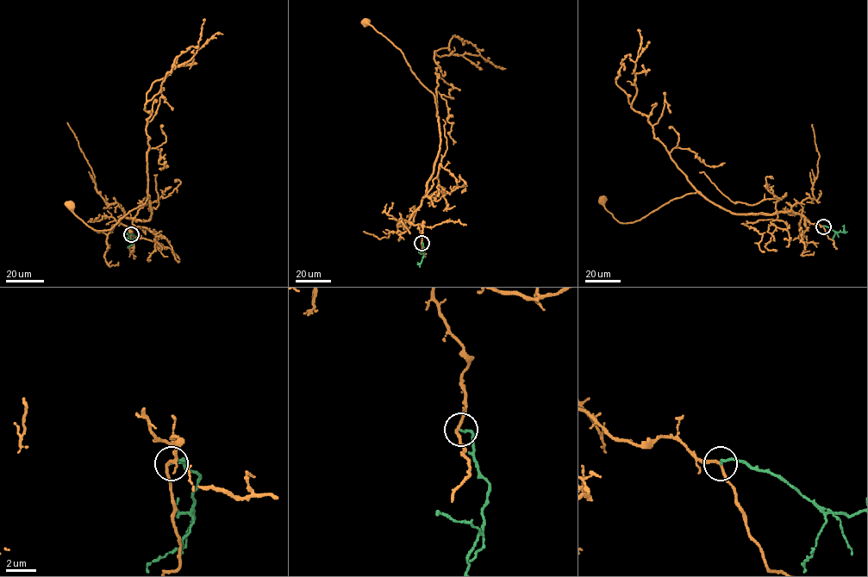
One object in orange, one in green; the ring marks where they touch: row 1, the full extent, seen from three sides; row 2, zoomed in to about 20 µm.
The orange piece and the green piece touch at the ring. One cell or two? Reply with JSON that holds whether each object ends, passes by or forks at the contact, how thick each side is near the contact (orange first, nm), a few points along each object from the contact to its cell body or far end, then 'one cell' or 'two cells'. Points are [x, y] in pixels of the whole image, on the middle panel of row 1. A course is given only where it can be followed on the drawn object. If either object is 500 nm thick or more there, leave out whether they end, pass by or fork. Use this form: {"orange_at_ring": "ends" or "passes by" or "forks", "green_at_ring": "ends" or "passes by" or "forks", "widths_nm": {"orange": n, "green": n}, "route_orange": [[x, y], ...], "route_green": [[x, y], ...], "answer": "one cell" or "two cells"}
{"orange_at_ring": "passes by", "green_at_ring": "ends", "widths_nm": {"orange": 180, "green": 150}, "route_orange": [[421, 243], [418, 226], [409, 220], [425, 195], [439, 149], [434, 95], [412, 71], [402, 52], [365, 21]], "route_green": [[421, 243], [425, 250], [421, 263], [418, 263]], "answer": "two cells"}

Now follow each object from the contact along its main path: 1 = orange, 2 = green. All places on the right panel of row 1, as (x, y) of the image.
1: (823, 226), (792, 211), (736, 214), (697, 192), (671, 200), (639, 220), (619, 222), (602, 199)
2: (823, 226), (843, 232), (844, 225)

